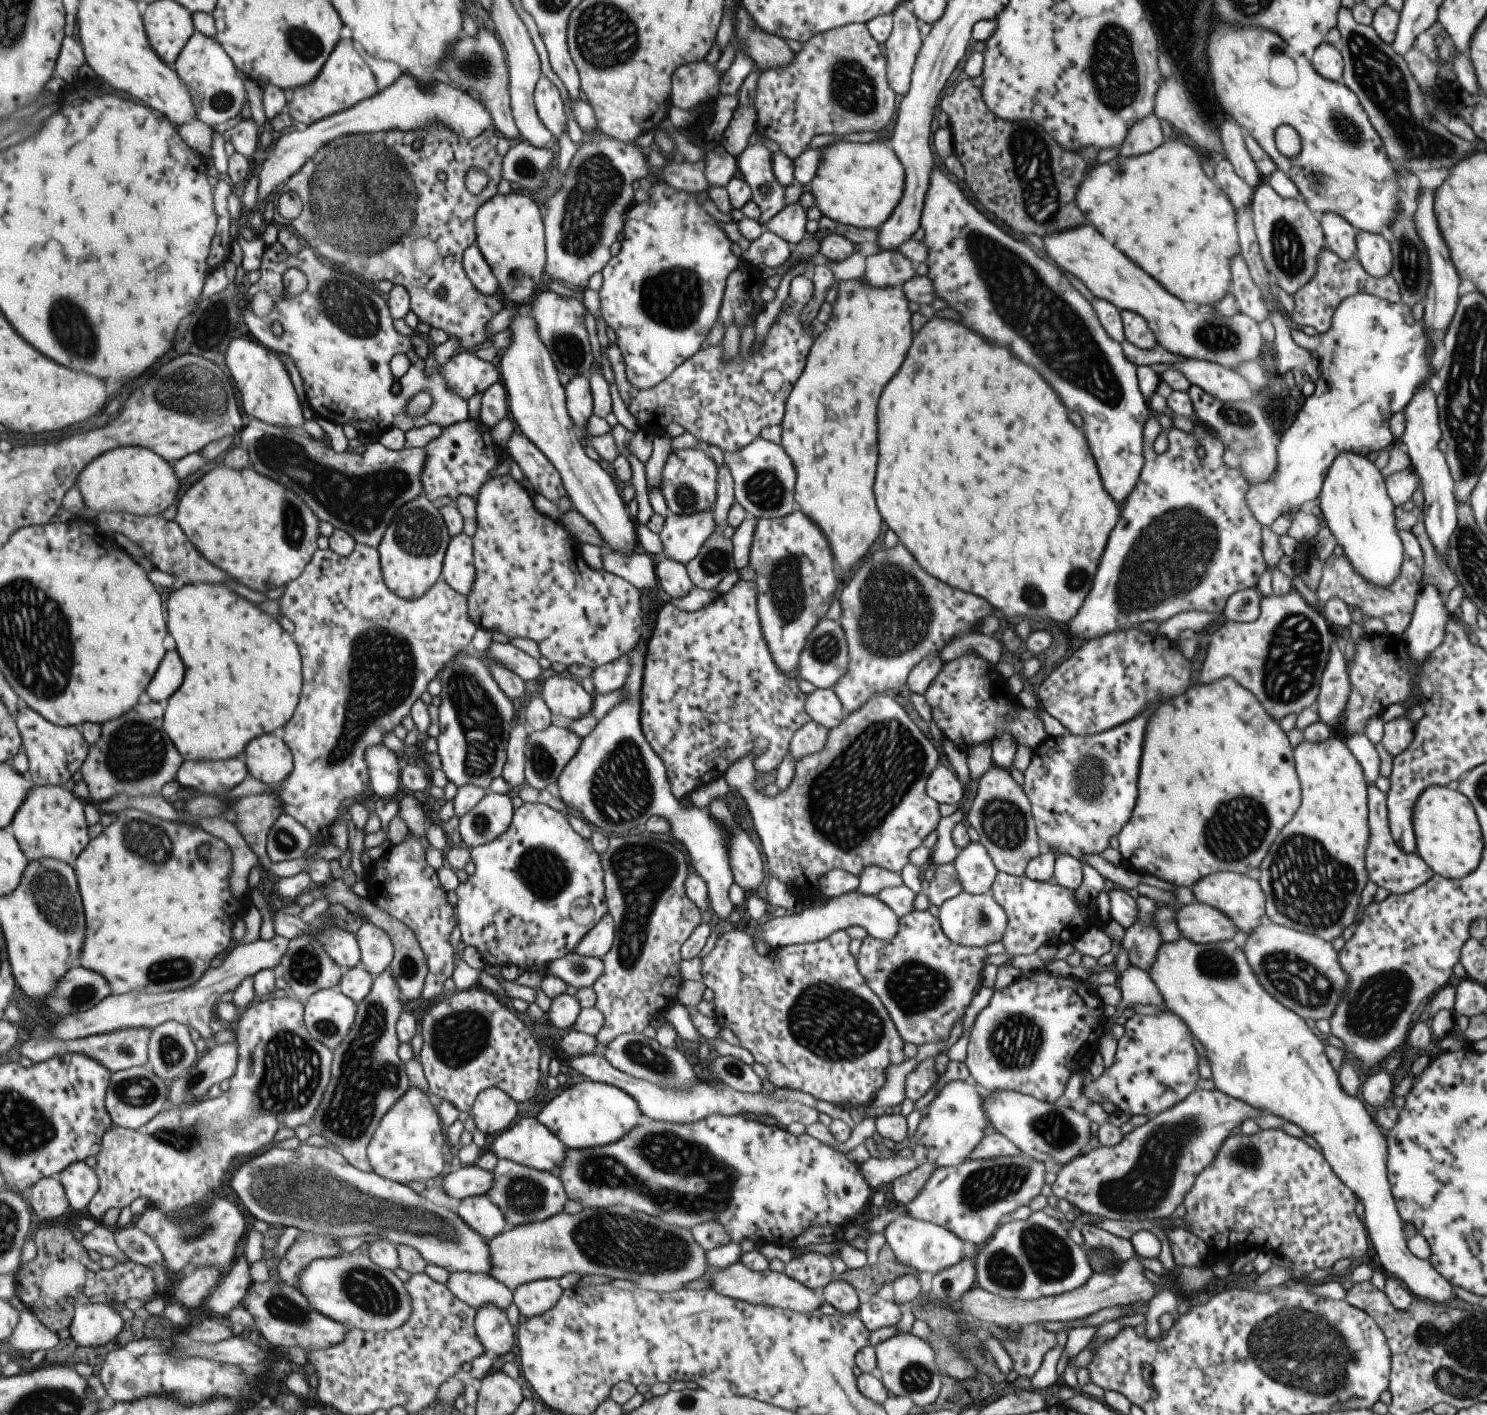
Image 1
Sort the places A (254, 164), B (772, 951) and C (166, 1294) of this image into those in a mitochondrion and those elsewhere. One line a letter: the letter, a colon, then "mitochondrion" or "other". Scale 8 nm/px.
A: other
B: other
C: other

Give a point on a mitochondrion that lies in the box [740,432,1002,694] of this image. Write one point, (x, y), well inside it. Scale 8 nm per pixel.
(897, 612)

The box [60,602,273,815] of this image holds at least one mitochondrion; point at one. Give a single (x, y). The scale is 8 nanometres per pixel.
(136, 751)

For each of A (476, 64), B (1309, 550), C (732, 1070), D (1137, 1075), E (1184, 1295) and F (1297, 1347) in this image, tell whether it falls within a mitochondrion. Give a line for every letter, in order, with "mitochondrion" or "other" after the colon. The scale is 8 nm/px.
A: mitochondrion
B: other
C: mitochondrion
D: other
E: other
F: mitochondrion

